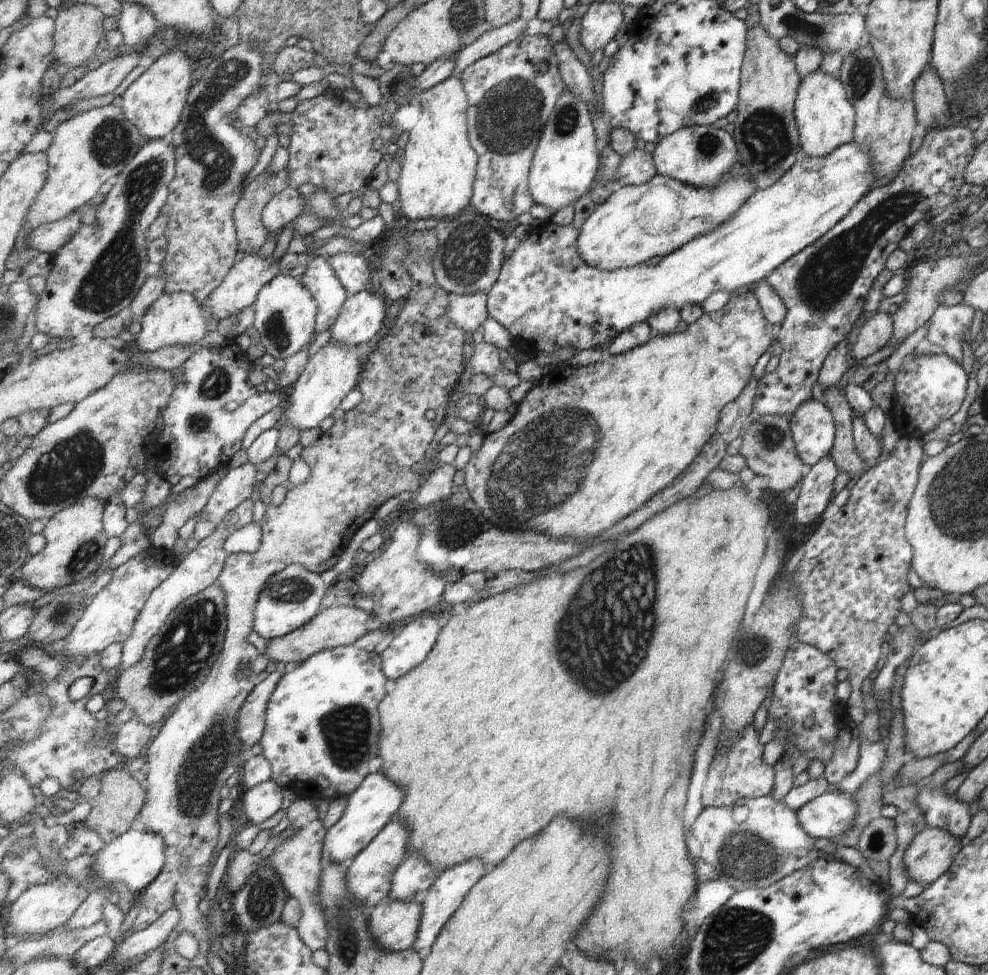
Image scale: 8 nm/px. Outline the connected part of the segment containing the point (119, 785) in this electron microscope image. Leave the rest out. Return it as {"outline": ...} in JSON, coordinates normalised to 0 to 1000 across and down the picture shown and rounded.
{"outline":[[[126,786],[109,791],[102,796],[102,800],[102,813],[90,823],[93,830],[85,844],[94,849],[105,864],[114,864],[133,852],[133,844],[137,843],[147,827],[149,812],[147,806],[141,802],[141,796],[131,793]]]}

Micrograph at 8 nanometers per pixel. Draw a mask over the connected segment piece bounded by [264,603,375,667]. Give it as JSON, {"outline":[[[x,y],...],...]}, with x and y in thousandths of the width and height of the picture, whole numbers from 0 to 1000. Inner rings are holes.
{"outline":[[[358,618],[352,622],[335,622],[327,626],[316,638],[309,640],[296,650],[270,657],[268,673],[278,680],[286,679],[294,684],[309,679],[323,669],[357,662],[357,658],[361,658],[365,652],[373,648],[371,640],[373,636],[380,636],[376,631],[377,629],[361,624]]]}

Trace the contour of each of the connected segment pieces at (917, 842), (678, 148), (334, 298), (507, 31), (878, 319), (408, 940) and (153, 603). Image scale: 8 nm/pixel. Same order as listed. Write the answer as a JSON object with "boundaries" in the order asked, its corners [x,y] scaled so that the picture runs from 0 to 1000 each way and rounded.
{"boundaries":[[[[937,848],[926,855],[914,878],[919,904],[938,909],[961,892],[977,858],[965,859],[952,849]]],[[[719,128],[699,129],[675,139],[669,148],[664,149],[661,160],[665,175],[671,181],[677,181],[681,185],[722,195],[732,185],[730,178],[738,174],[738,168],[744,160],[742,142],[732,135],[730,131],[722,131]]],[[[329,262],[320,264],[313,269],[311,276],[302,286],[311,293],[320,307],[322,313],[320,342],[336,336],[355,302],[345,291],[333,265]]],[[[526,17],[517,26],[498,29],[495,33],[491,33],[481,45],[471,48],[462,58],[463,68],[461,68],[459,79],[467,78],[481,64],[500,55],[503,51],[530,37],[531,29],[533,29],[533,22]]],[[[884,321],[869,336],[867,349],[861,357],[860,366],[864,368],[876,368],[895,357],[904,341],[902,336],[902,323],[898,321]]],[[[391,923],[373,936],[371,948],[378,964],[396,976],[417,973],[426,949],[426,924]]],[[[253,512],[246,515],[246,517],[242,517],[224,537],[221,537],[217,542],[217,545],[210,552],[201,555],[200,560],[179,577],[177,588],[171,591],[171,593],[154,608],[154,612],[152,612],[149,619],[147,619],[147,625],[143,626],[137,642],[135,642],[135,650],[133,650],[133,652],[129,654],[129,658],[126,659],[124,676],[119,682],[120,687],[126,688],[135,685],[135,683],[145,677],[151,658],[162,649],[167,638],[170,638],[171,632],[173,632],[181,622],[185,621],[185,617],[206,607],[215,600],[221,599],[221,593],[224,587],[226,587],[228,574],[231,574],[232,570],[226,560],[236,546],[248,542],[248,539],[252,539],[252,537],[256,535],[256,519],[258,519],[258,515]]]]}

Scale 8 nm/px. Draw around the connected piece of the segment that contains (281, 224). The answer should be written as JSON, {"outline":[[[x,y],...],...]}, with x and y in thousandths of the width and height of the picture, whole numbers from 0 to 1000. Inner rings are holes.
{"outline":[[[291,191],[280,199],[266,215],[266,231],[273,240],[297,229],[307,218],[308,203],[300,193]]]}

